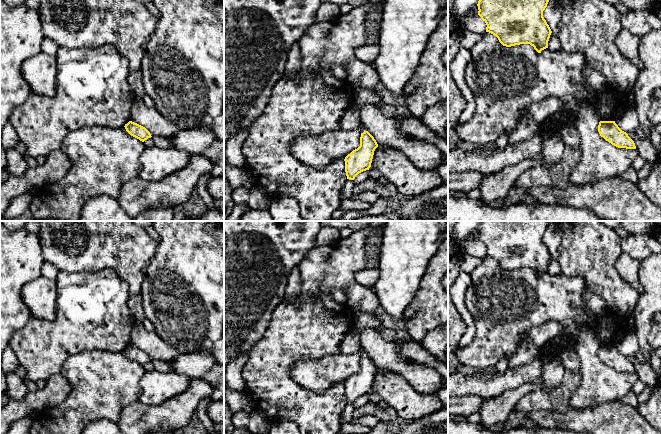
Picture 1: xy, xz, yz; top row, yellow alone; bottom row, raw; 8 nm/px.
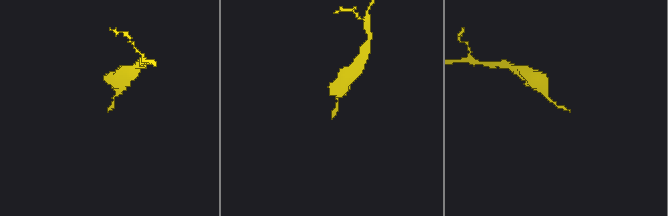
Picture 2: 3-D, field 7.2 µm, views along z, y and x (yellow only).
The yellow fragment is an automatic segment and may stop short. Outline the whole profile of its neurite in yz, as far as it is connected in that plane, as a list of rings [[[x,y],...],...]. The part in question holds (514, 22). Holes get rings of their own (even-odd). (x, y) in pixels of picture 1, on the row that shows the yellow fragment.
[[[479,0],[478,15],[486,23],[486,32],[496,36],[506,47],[520,44],[530,44],[541,53],[548,48],[548,41],[552,33],[543,17],[543,11],[549,0]]]

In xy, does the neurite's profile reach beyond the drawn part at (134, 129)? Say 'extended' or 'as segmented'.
as segmented

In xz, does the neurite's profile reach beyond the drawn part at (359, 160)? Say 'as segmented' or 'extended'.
as segmented

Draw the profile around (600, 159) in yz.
[[[589,104],[581,106],[575,126],[580,134],[582,156],[568,175],[570,184],[591,184],[606,178],[621,177],[639,156],[637,149],[618,148],[601,137],[599,122]]]

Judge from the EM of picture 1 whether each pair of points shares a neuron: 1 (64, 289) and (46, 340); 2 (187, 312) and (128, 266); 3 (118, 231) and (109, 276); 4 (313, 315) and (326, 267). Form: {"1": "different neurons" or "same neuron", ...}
{"1": "same neuron", "2": "different neurons", "3": "different neurons", "4": "same neuron"}

